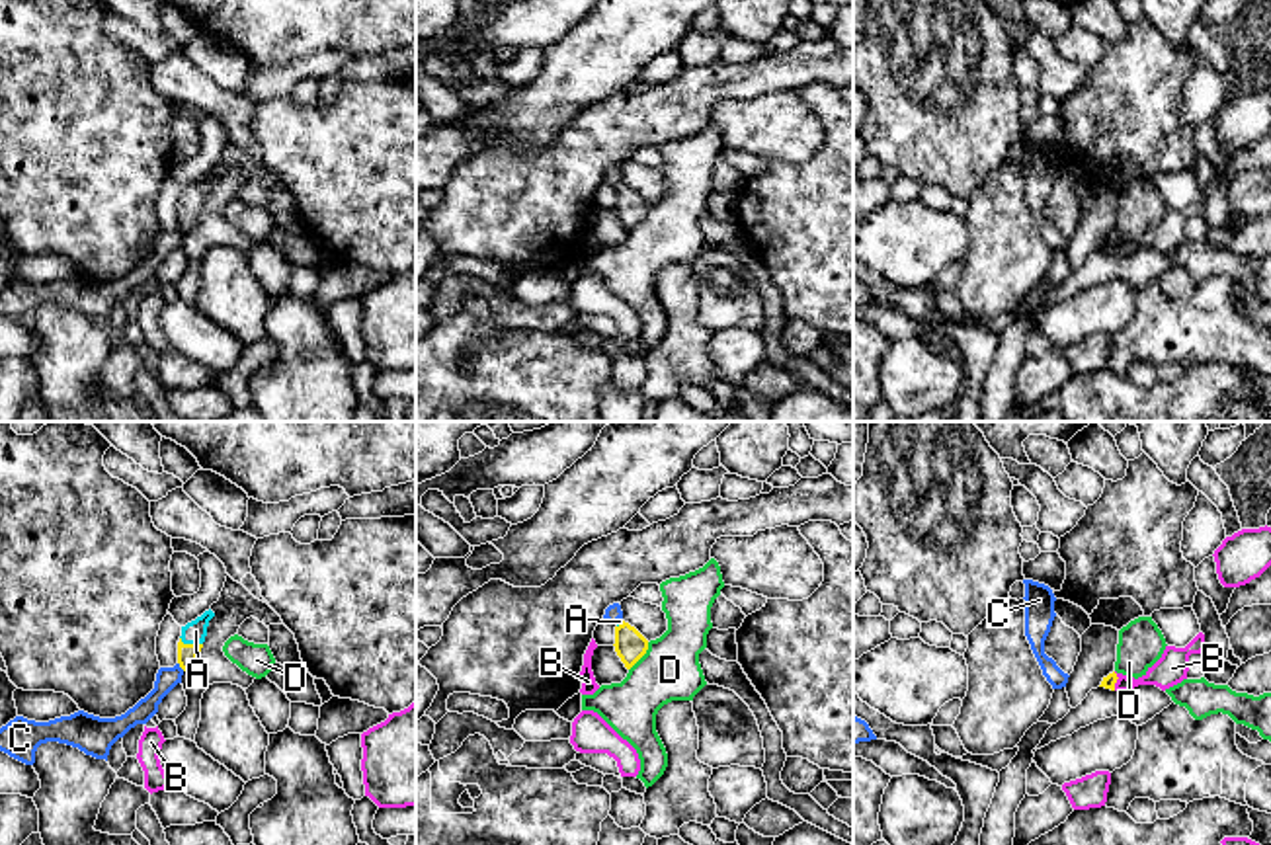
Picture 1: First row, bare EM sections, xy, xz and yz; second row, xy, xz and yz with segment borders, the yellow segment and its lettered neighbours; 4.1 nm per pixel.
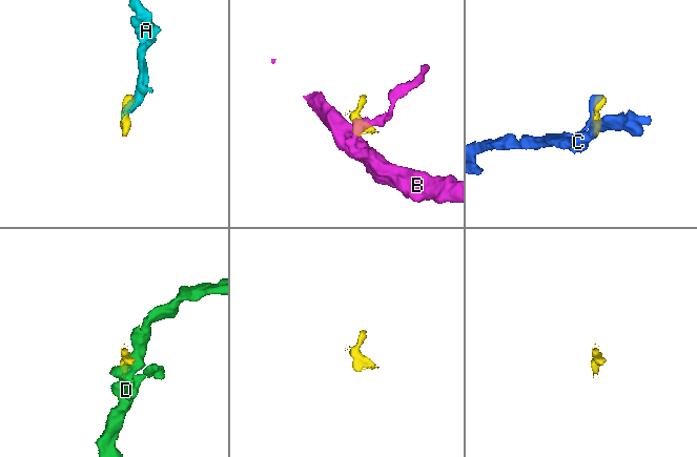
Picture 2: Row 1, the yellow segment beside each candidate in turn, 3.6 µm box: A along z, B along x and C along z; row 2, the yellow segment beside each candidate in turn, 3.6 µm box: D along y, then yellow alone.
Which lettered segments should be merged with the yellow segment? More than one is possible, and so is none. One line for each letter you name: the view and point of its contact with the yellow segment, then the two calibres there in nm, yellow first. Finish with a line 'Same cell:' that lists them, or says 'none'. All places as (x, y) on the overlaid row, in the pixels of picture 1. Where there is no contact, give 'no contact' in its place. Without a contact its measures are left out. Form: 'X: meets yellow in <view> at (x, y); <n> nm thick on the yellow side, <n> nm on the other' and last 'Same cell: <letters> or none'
A: meets yellow in xy at (190, 644); 80 nm thick on the yellow side, 90 nm on the other
Same cell: A

